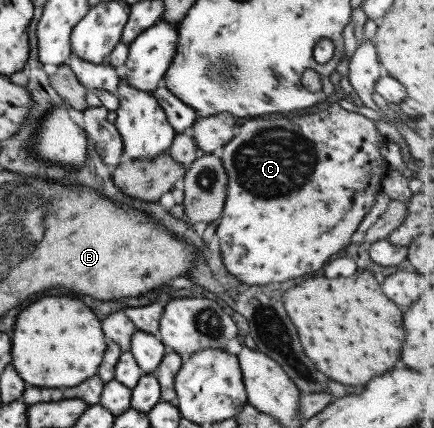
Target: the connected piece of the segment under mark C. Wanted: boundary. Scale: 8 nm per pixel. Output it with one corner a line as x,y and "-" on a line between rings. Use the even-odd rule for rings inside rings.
336,102
328,105
326,109
318,109
318,111
310,111
310,113
302,113
302,115
288,117
288,115
266,114
264,117
240,121
234,135
217,152
227,175
222,215
216,221
218,223
218,227
216,227
218,245
220,245
222,263
224,263
226,271
230,275
234,275
236,281
242,281
248,285
266,285
266,283
288,281
288,279
294,279
294,277
320,269
330,259
330,255
338,253
340,249
344,249
350,243
350,235
356,231
356,227
368,213
375,202
377,193
383,189
381,181
388,167
381,156
380,147
386,141
385,137
376,130
372,120
356,112
344,110

